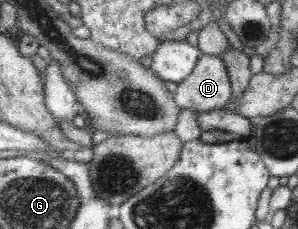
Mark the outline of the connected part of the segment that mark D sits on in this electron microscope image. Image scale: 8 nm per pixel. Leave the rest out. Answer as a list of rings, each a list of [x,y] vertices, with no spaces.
[[[202,54],[194,72],[177,85],[174,94],[181,108],[199,114],[226,108],[233,99],[234,91],[224,58]]]

